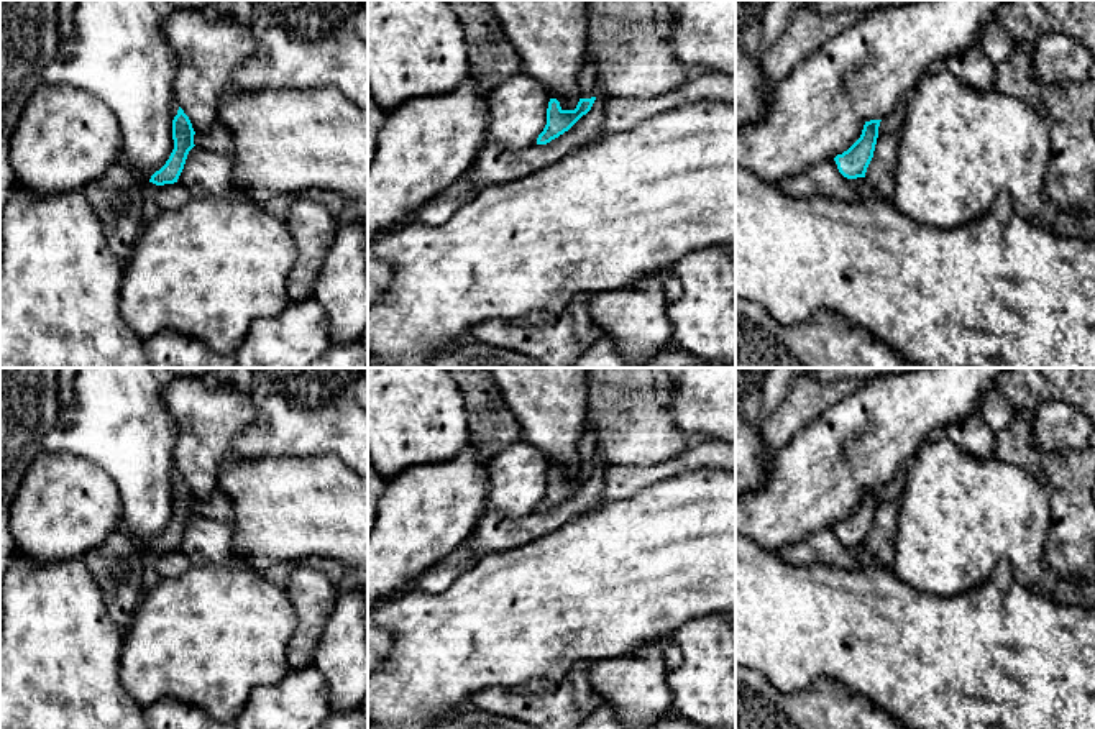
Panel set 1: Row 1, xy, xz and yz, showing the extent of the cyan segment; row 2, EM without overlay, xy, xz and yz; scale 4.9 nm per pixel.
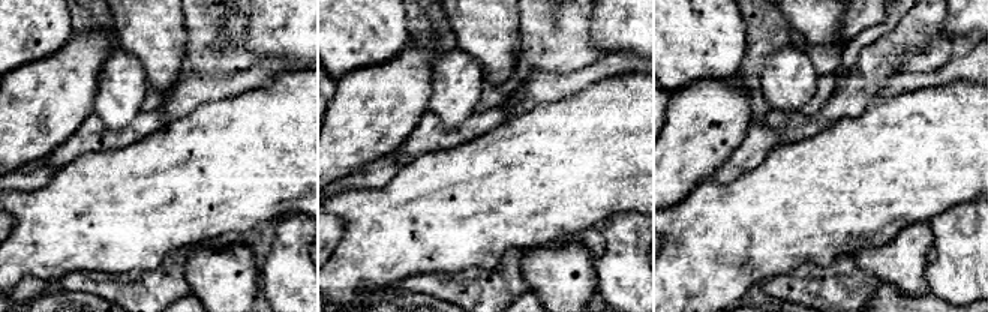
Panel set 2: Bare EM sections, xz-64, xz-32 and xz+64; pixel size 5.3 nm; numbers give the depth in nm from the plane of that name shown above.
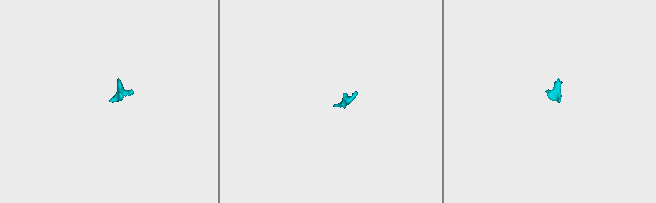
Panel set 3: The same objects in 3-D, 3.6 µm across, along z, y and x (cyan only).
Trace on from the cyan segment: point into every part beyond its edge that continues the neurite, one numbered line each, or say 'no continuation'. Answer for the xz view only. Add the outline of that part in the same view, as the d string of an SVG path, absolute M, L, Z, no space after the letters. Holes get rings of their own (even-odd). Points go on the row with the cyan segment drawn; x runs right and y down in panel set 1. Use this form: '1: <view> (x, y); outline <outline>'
1: xz (586, 79); outline M589 59L586 67L578 74L580 99L596 97L596 64Z

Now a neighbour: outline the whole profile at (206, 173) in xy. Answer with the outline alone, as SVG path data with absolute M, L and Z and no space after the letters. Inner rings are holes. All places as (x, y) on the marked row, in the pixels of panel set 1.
M194 146L177 182L194 197L243 197L243 192L233 186L231 156L222 151Z

